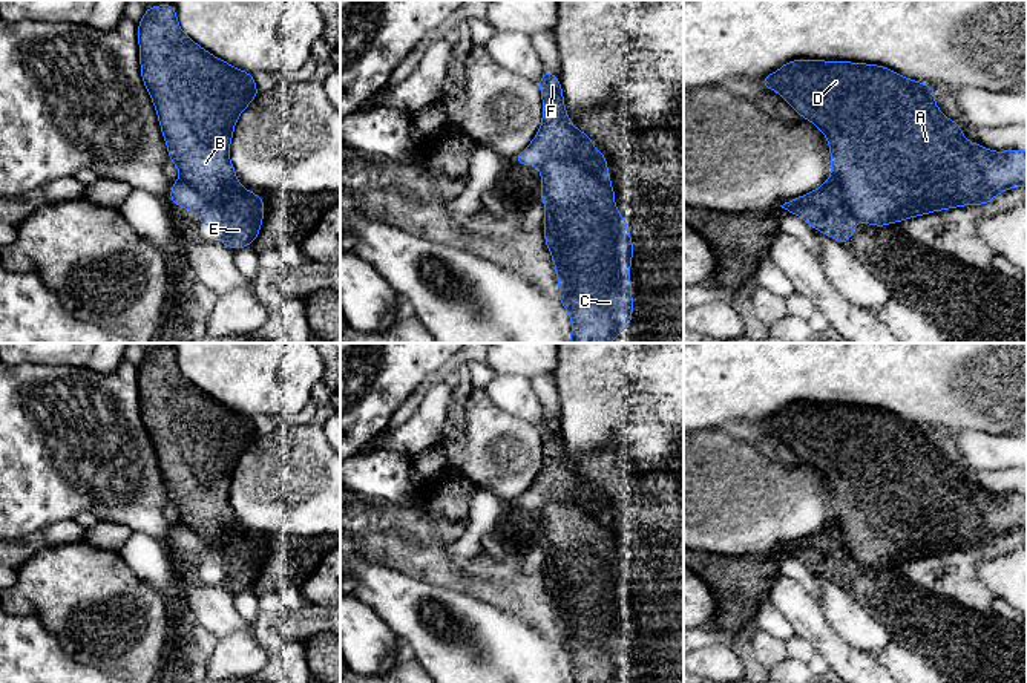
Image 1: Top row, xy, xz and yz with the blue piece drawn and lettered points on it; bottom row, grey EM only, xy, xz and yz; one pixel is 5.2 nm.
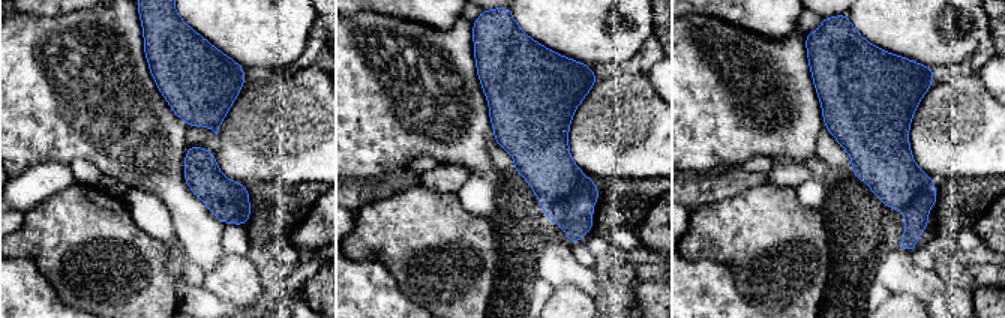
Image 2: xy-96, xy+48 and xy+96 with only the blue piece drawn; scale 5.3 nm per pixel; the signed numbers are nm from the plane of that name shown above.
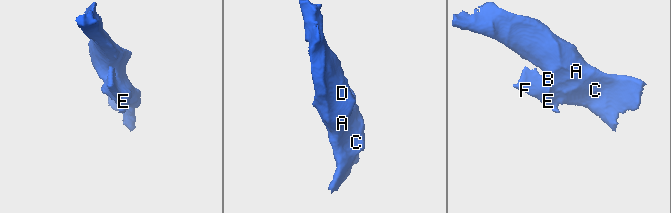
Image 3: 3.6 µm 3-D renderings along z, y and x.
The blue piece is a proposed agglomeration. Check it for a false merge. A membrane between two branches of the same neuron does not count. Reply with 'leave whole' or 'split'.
split

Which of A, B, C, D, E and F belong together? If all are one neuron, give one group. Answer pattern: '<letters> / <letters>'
A B C D / E F

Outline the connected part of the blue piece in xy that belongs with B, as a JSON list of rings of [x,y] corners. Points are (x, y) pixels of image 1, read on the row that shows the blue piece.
[[[175,5],[147,8],[143,20],[138,23],[138,40],[141,77],[153,100],[170,162],[179,168],[182,181],[208,199],[221,201],[231,188],[241,187],[228,158],[228,147],[241,112],[259,93],[253,75],[213,57],[189,38],[178,25]]]

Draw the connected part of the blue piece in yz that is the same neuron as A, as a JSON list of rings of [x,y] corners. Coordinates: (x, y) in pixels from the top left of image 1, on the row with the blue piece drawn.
[[[792,60],[760,83],[765,89],[774,89],[826,135],[831,173],[842,187],[846,207],[865,224],[884,227],[938,210],[983,205],[1007,188],[1027,187],[1027,152],[992,152],[967,141],[961,127],[935,106],[938,90],[891,69],[848,61]]]

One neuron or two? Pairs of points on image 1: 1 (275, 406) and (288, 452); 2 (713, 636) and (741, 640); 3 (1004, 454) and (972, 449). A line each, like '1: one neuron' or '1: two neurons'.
1: two neurons
2: two neurons
3: one neuron

